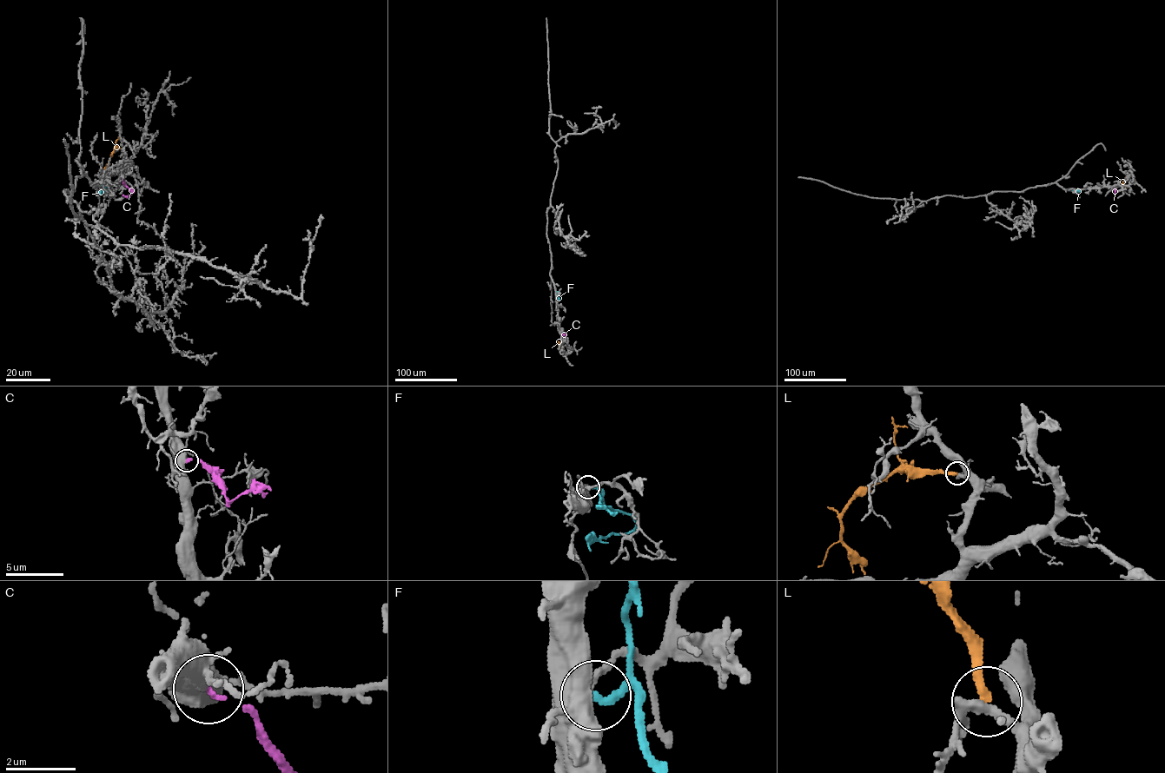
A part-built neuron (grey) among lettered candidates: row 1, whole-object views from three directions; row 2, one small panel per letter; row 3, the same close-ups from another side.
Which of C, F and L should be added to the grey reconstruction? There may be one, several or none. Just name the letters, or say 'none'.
none

